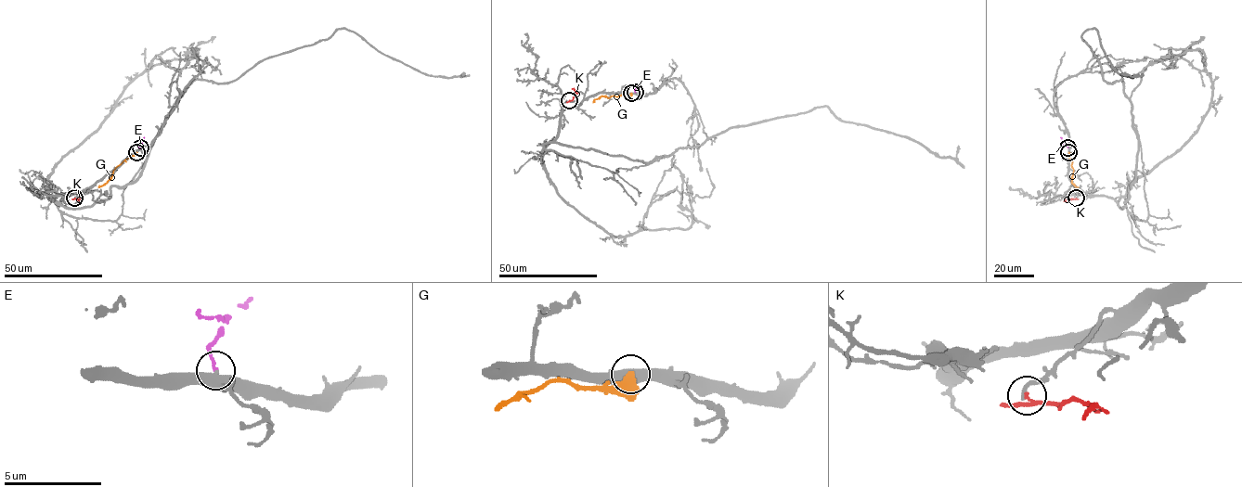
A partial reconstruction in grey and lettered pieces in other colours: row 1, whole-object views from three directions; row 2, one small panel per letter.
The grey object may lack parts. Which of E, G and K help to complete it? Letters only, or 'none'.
E

